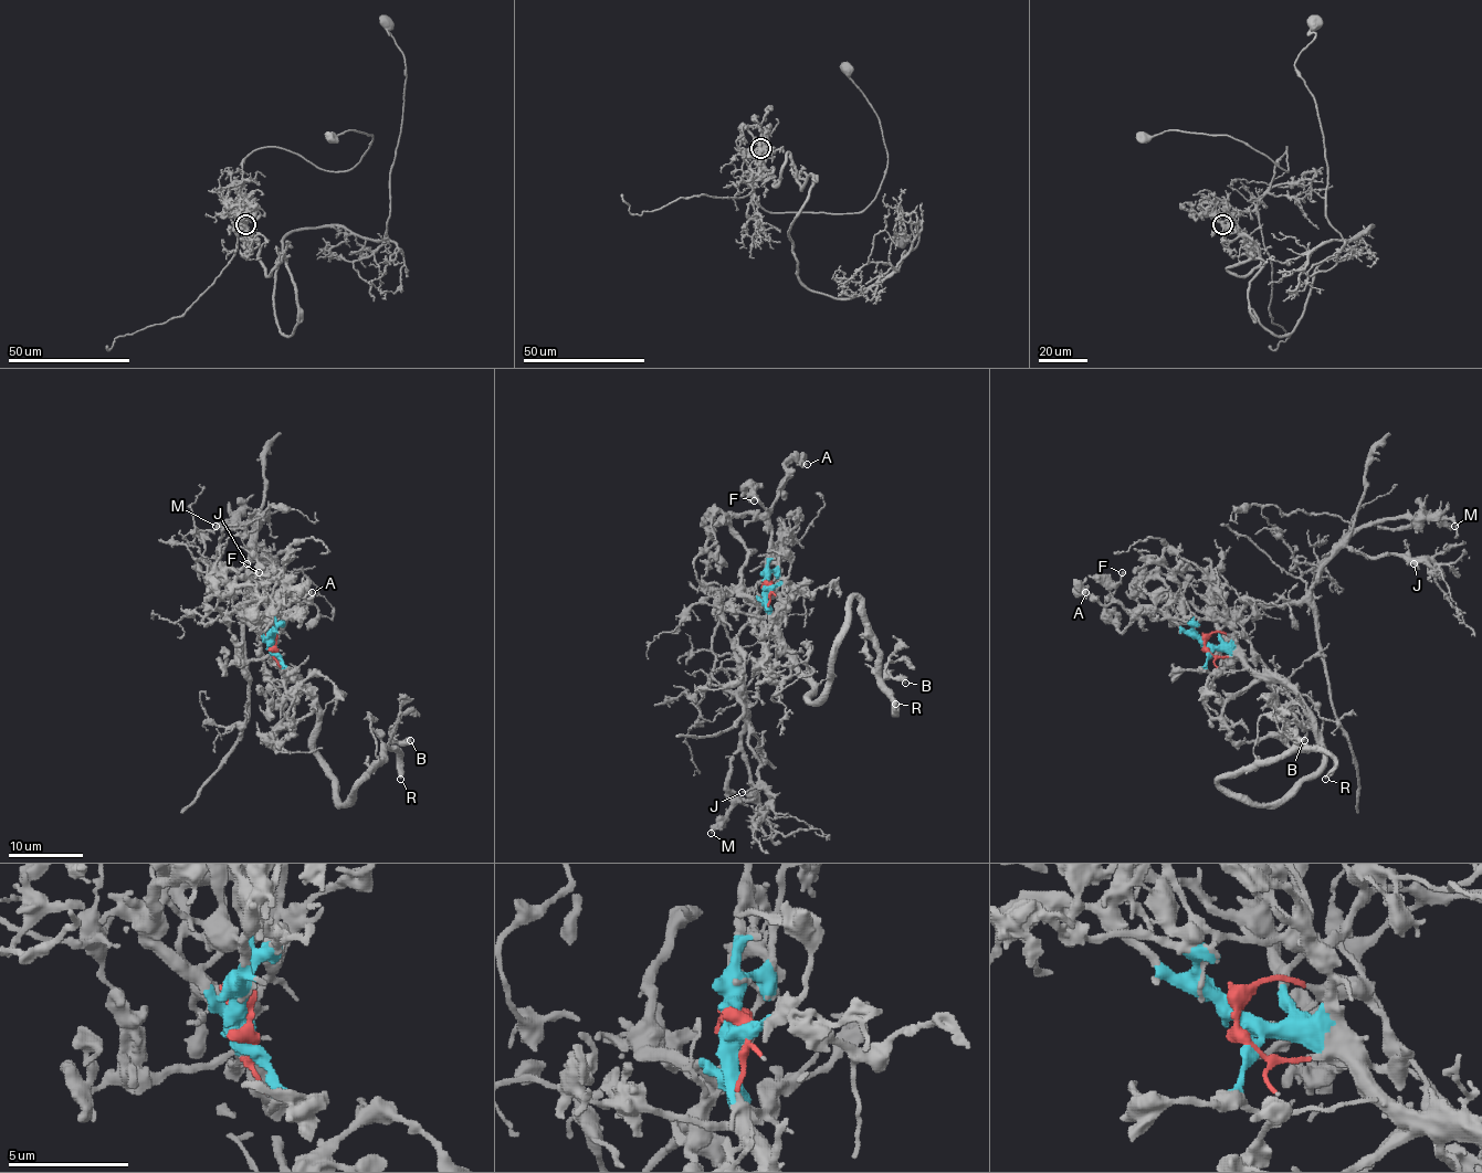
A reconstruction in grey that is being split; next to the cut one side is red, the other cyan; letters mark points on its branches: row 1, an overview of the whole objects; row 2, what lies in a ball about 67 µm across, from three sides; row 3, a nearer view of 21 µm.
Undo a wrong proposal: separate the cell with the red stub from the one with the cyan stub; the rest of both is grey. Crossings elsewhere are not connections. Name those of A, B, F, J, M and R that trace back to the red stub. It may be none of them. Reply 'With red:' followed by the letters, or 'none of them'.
With red: J, M

